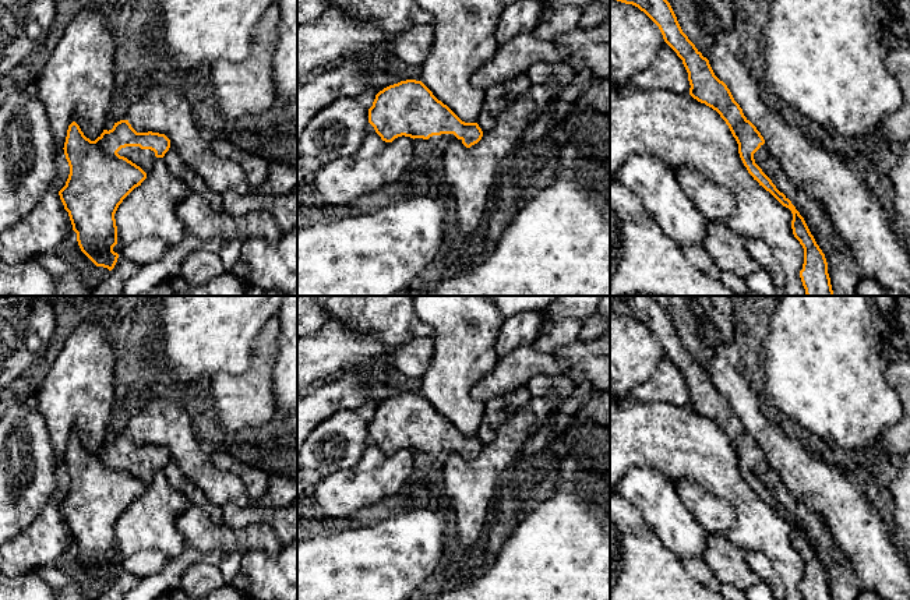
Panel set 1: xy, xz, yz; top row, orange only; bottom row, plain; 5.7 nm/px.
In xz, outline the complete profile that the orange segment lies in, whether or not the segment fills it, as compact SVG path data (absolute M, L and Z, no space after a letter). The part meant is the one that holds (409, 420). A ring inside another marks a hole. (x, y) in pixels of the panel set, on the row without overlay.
M416 392L401 393L380 403L368 421L368 435L385 455L402 448L423 451L441 465L449 453L470 460L483 449L477 435L462 434Z

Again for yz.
M610 296L610 311L638 320L659 339L664 354L682 373L689 407L720 427L738 456L748 486L791 523L793 547L804 561L803 599L857 600L861 587L851 560L835 541L822 516L804 505L769 463L727 398L715 388L709 373L682 345L666 310L650 296Z

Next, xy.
M128 433L114 435L112 442L103 445L91 453L84 448L80 438L73 434L68 438L64 455L64 467L70 479L70 487L66 498L59 504L64 522L68 525L73 543L77 546L77 554L81 564L96 578L112 583L117 575L119 567L113 564L117 557L117 539L114 526L123 512L147 491L158 470L163 470L170 460L170 452L159 445L137 445Z

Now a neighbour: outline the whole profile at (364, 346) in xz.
M329 317L315 338L297 339L297 391L314 388L342 368L363 368L387 347L368 332L353 332Z

